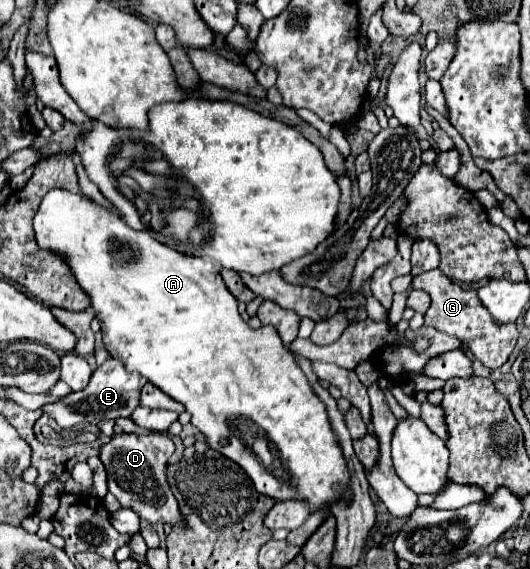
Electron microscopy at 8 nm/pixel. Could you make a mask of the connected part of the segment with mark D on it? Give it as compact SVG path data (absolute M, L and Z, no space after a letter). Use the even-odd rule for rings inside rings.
M115 433L107 445L103 445L99 459L103 461L107 469L107 479L109 479L109 493L117 497L117 501L123 507L137 509L139 517L149 521L149 523L163 523L171 527L185 527L181 509L177 505L177 499L173 497L167 477L165 477L165 467L169 457L173 455L175 445L169 437L163 433L157 435L133 435L133 433Z

